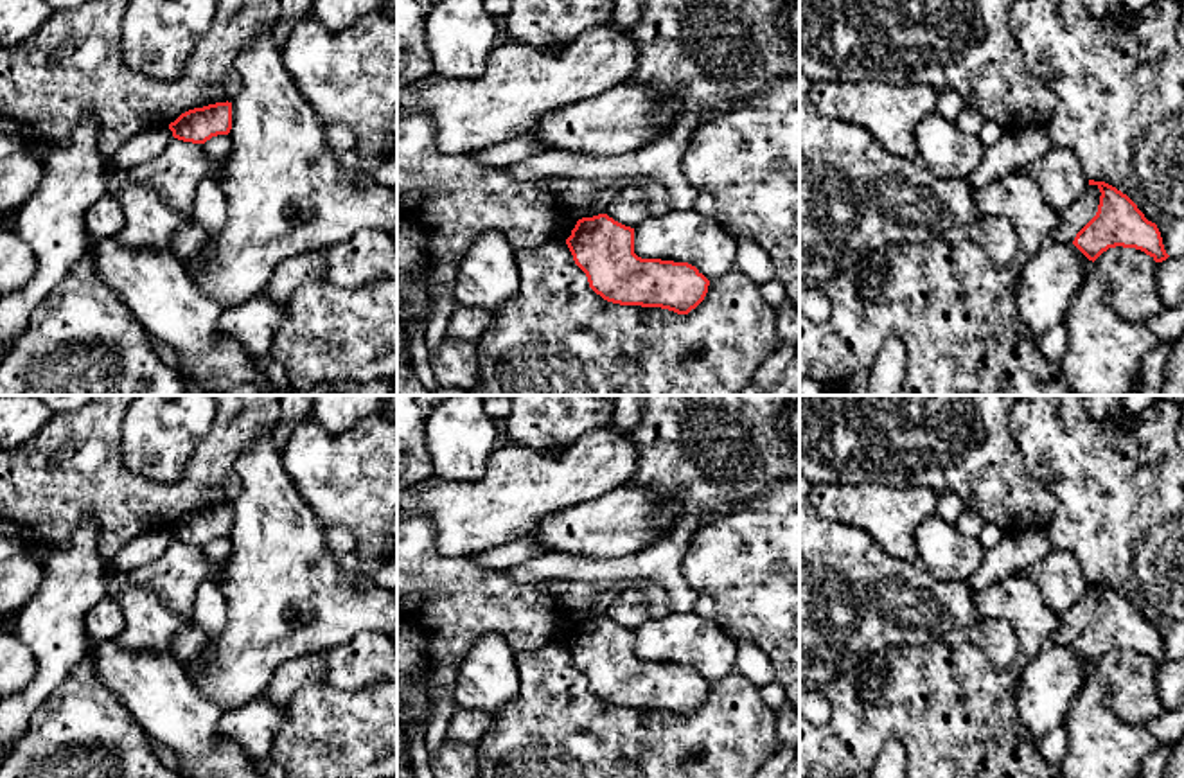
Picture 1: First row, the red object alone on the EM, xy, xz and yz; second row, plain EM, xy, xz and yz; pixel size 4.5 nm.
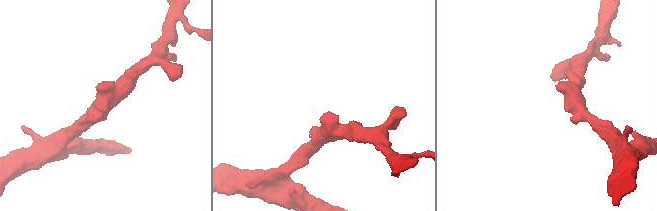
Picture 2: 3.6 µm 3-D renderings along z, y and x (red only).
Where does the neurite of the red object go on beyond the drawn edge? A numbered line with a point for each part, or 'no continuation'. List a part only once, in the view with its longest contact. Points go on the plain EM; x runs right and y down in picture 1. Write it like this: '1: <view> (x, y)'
no continuation

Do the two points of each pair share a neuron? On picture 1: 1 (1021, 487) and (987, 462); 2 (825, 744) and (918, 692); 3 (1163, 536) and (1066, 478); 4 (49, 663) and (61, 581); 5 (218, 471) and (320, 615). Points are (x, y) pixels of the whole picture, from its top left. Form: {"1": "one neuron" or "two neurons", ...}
{"1": "one neuron", "2": "one neuron", "3": "one neuron", "4": "one neuron", "5": "two neurons"}

